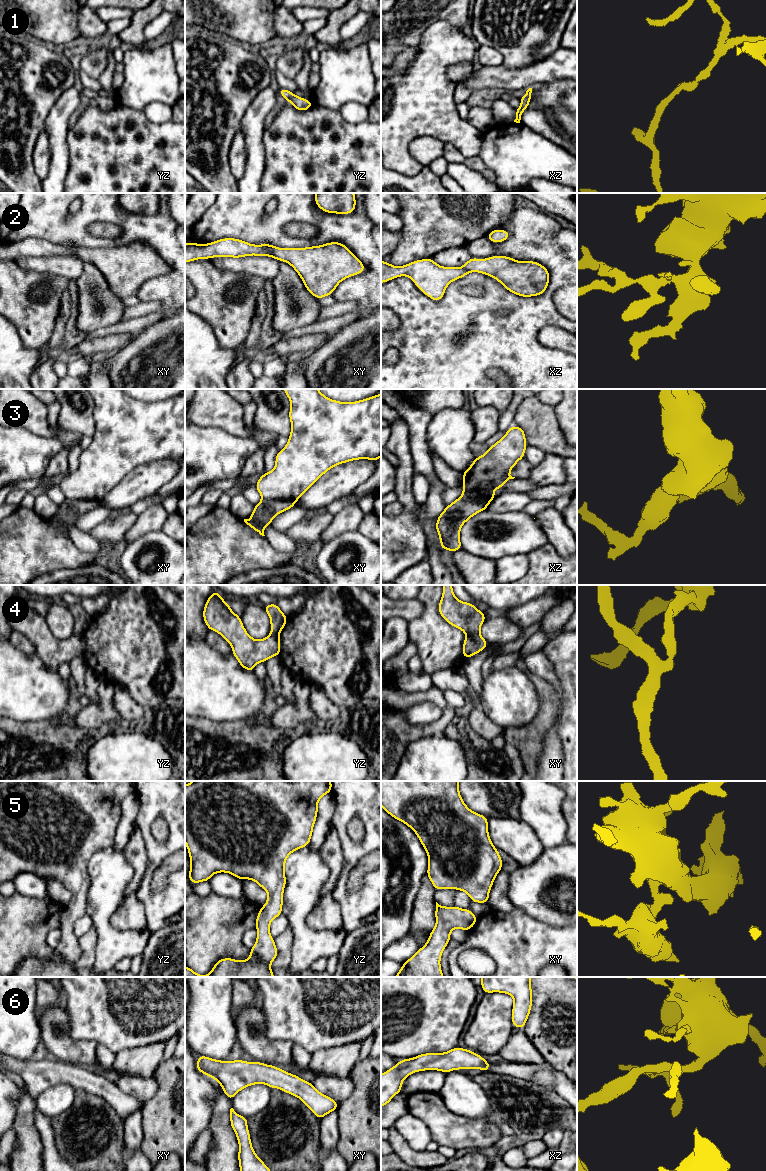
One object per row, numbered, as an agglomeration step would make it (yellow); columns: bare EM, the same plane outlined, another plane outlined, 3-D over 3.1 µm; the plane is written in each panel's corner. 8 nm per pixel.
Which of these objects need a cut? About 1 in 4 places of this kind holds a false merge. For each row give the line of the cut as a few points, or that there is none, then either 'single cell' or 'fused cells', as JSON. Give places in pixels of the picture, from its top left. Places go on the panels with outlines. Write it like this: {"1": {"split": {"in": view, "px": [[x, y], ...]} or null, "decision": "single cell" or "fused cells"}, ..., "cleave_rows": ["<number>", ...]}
{"1": {"split": null, "decision": "single cell"}, "2": {"split": {"in": "xy", "px": [[258, 245], [266, 249], [274, 257]]}, "decision": "fused cells"}, "3": {"split": {"in": "xy", "px": [[263, 497], [268, 499], [289, 499], [294, 502]]}, "decision": "fused cells"}, "4": {"split": {"in": "xy", "px": [[479, 633], [467, 635]]}, "decision": "fused cells"}, "5": {"split": null, "decision": "single cell"}, "6": {"split": null, "decision": "single cell"}, "cleave_rows": ["2", "3", "4"]}

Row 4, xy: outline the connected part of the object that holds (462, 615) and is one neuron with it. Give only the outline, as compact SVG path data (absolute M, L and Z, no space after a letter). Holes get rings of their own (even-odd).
M443 585L443 593L438 604L439 614L453 627L461 629L466 635L480 634L482 623L486 619L485 613L479 611L473 603L460 601L454 595L452 585Z

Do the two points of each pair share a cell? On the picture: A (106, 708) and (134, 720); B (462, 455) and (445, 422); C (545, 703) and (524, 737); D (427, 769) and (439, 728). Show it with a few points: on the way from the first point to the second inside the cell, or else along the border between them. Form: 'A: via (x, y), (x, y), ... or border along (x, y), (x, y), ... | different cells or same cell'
A: border along (113, 690), (113, 706), (128, 726) | different cells
B: via (454, 447), (450, 440), (450, 430) | same cell
C: via (545, 711), (545, 716), (532, 729) | same cell
D: border along (442, 734), (422, 737), (414, 741) | different cells

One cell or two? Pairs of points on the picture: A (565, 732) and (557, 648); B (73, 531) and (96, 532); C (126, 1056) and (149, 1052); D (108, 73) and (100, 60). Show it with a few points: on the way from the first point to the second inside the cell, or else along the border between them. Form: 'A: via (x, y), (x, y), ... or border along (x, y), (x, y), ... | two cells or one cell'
A: via (566, 711), (566, 669) | one cell
B: border along (89, 531), (99, 544) | two cells
C: via (132, 1056), (143, 1056) | one cell
D: border along (109, 50), (106, 67), (97, 79) | two cells

